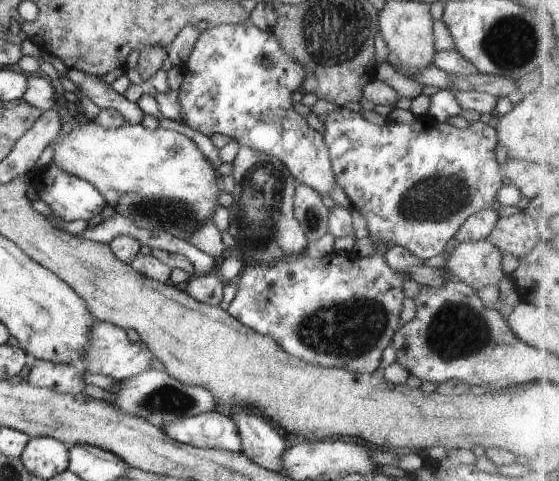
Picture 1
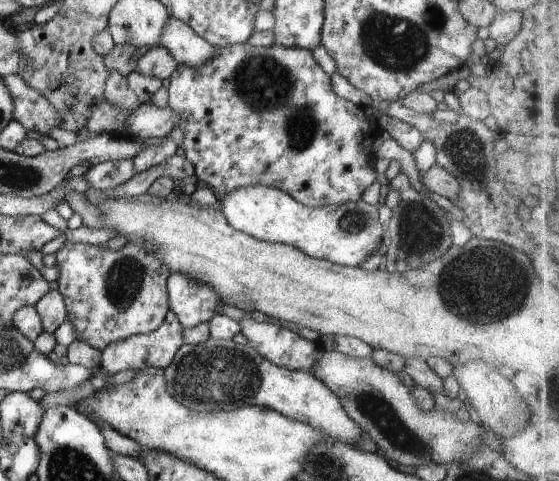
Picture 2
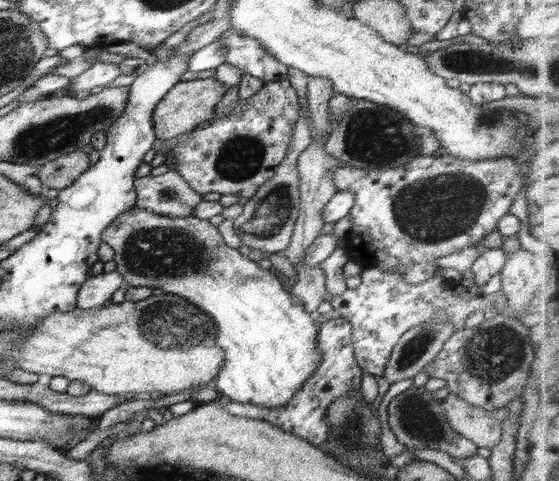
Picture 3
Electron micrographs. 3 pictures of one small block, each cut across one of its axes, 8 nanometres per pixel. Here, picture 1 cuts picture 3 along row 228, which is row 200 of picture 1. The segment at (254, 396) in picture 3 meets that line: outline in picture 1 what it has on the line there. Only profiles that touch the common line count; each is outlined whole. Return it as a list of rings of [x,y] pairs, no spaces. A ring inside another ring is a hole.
[[[87,114],[81,116],[77,120],[77,126],[72,128],[69,134],[60,134],[53,140],[54,143],[54,157],[53,160],[60,169],[69,172],[70,174],[79,176],[96,187],[96,190],[100,191],[100,194],[107,201],[108,206],[112,206],[116,213],[119,215],[134,218],[136,220],[136,226],[142,227],[145,230],[151,231],[164,231],[173,237],[188,241],[190,235],[197,229],[200,228],[204,223],[213,222],[212,216],[218,208],[218,196],[220,196],[220,190],[222,189],[218,185],[218,176],[214,171],[214,166],[208,161],[208,158],[204,156],[200,148],[194,143],[192,139],[186,137],[186,135],[169,129],[162,129],[161,127],[155,129],[147,129],[142,125],[131,125],[126,123],[120,128],[108,129],[106,127],[96,124],[92,118],[88,117]]]

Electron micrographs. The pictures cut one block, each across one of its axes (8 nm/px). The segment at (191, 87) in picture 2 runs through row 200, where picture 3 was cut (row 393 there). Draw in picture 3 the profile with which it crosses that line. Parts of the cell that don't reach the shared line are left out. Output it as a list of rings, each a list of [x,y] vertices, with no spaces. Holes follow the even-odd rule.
[[[334,314],[321,324],[317,334],[317,349],[321,350],[321,363],[316,372],[301,386],[301,389],[290,399],[286,406],[274,410],[265,409],[263,406],[252,404],[240,404],[232,402],[218,392],[216,401],[230,414],[239,417],[262,419],[271,422],[284,432],[299,436],[313,446],[322,447],[328,435],[331,434],[331,426],[327,422],[326,409],[331,402],[338,397],[359,397],[361,372],[353,356],[351,346],[351,324],[345,319],[334,318]]]

